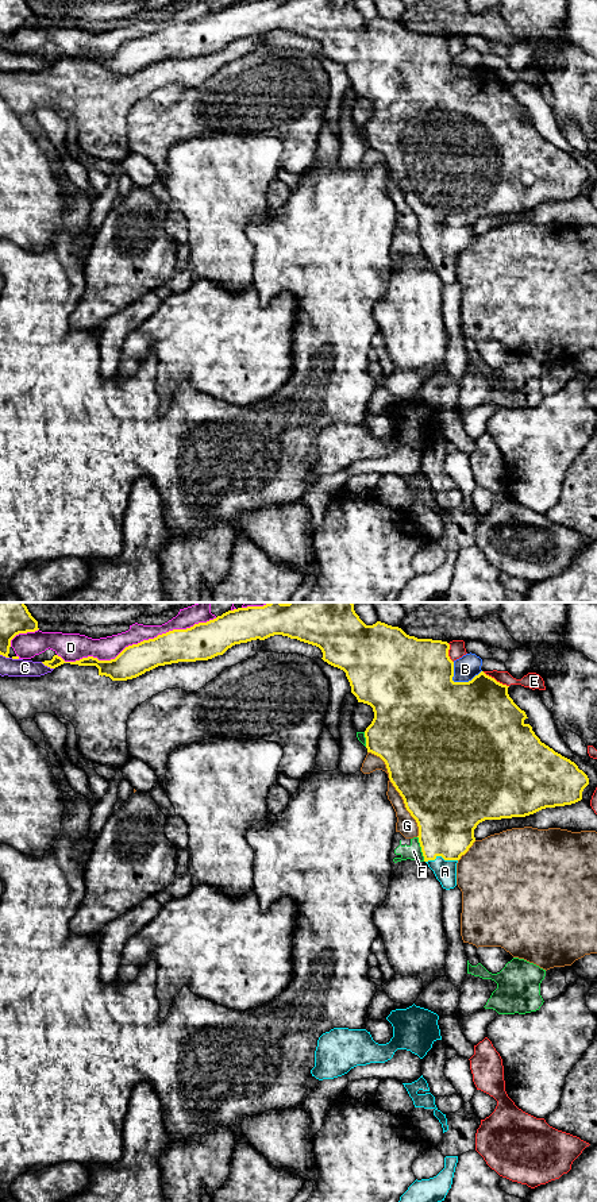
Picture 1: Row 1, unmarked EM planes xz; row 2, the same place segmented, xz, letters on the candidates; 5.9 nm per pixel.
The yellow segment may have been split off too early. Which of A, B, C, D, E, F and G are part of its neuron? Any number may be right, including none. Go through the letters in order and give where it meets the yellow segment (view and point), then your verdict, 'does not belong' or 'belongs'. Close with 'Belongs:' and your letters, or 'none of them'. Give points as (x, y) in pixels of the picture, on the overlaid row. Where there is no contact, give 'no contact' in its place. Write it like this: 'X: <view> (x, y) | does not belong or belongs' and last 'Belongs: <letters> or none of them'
A: xz (440, 855) | belongs
B: xz (466, 682) | does not belong
C: xz (47, 666) | does not belong
D: xz (138, 643) | does not belong
E: xz (495, 680) | does not belong
F: xz (422, 848) | does not belong
G: xz (397, 790) | does not belong
Belongs: A

